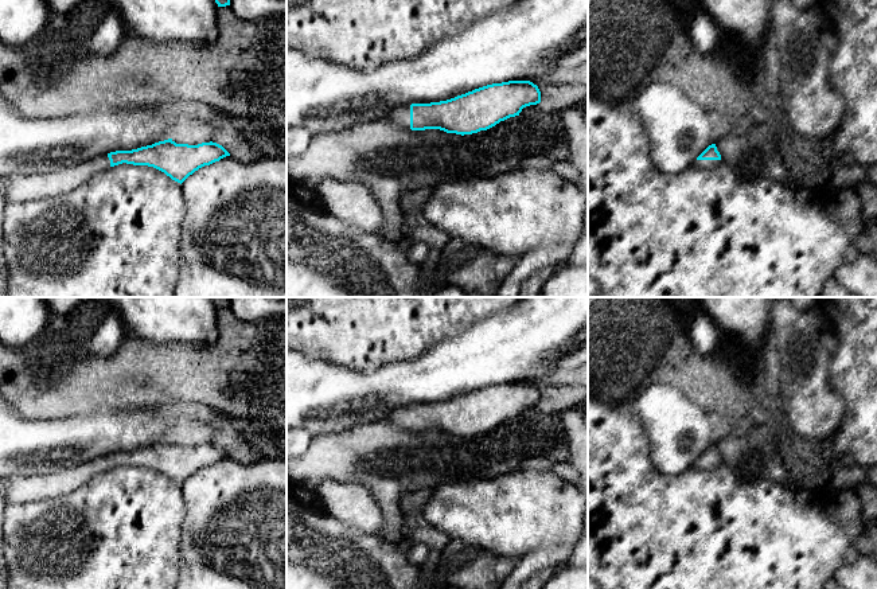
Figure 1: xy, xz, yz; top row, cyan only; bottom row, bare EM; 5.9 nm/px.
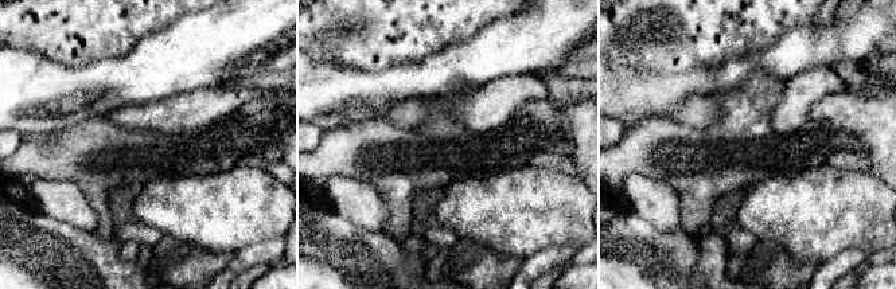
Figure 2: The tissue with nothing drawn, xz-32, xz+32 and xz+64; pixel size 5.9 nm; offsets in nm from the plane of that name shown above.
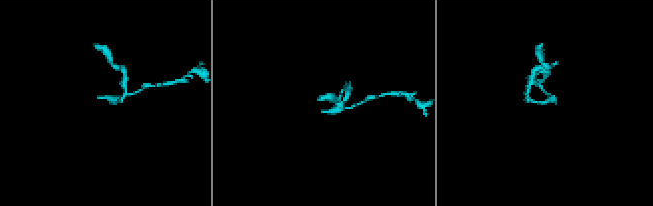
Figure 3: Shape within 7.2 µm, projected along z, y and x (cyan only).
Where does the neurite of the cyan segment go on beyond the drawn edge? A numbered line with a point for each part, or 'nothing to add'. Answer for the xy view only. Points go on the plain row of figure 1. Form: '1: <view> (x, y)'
1: xy (19, 490)

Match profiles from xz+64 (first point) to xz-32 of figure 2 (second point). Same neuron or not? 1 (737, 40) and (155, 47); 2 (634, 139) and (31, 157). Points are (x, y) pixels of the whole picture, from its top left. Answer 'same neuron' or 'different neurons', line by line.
1: different neurons
2: same neuron

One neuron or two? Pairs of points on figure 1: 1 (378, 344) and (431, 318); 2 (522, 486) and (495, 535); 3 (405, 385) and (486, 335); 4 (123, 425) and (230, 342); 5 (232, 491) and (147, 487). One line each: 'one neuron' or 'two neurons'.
1: one neuron
2: one neuron
3: one neuron
4: two neurons
5: two neurons

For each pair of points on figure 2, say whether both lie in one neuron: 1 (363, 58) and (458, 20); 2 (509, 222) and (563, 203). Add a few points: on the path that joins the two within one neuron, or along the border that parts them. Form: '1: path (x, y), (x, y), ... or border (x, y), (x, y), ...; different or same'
1: path (386, 45), (402, 40), (413, 30), (435, 30); same
2: path (522, 211), (534, 207), (549, 207); same

